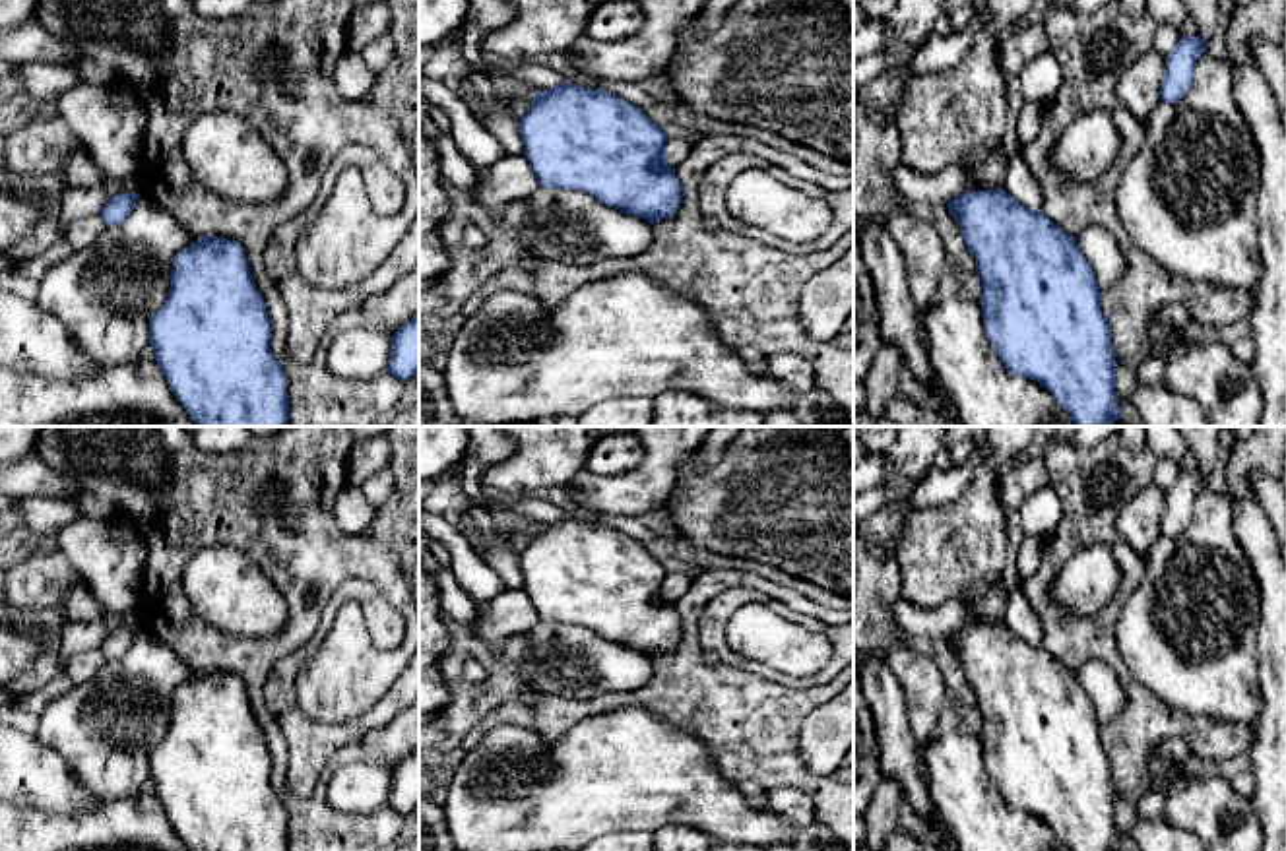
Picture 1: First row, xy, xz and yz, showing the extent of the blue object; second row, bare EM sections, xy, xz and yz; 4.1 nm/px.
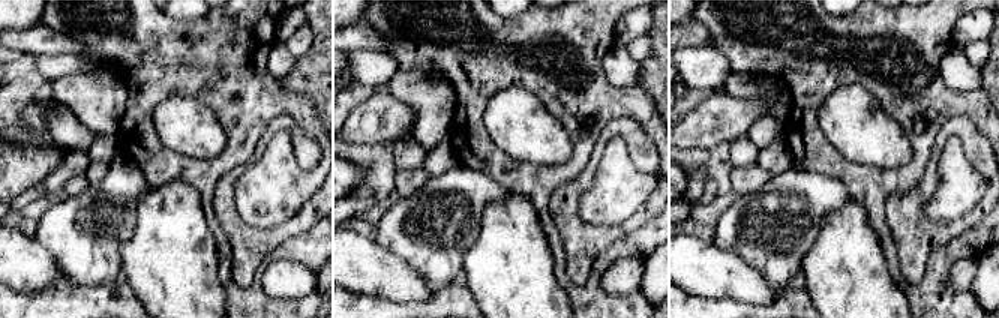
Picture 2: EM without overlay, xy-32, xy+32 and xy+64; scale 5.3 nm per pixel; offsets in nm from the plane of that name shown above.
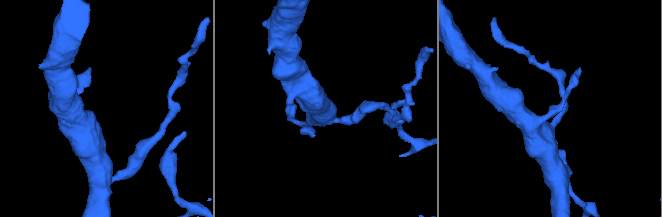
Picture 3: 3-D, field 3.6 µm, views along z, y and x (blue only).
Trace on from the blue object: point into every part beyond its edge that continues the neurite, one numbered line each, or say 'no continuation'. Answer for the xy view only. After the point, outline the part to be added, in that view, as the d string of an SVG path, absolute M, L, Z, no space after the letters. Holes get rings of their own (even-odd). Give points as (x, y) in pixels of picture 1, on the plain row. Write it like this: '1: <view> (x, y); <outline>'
no continuation

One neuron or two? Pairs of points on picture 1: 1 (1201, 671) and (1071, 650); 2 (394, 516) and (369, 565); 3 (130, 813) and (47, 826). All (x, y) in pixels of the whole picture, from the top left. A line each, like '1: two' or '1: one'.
1: two
2: two
3: one

